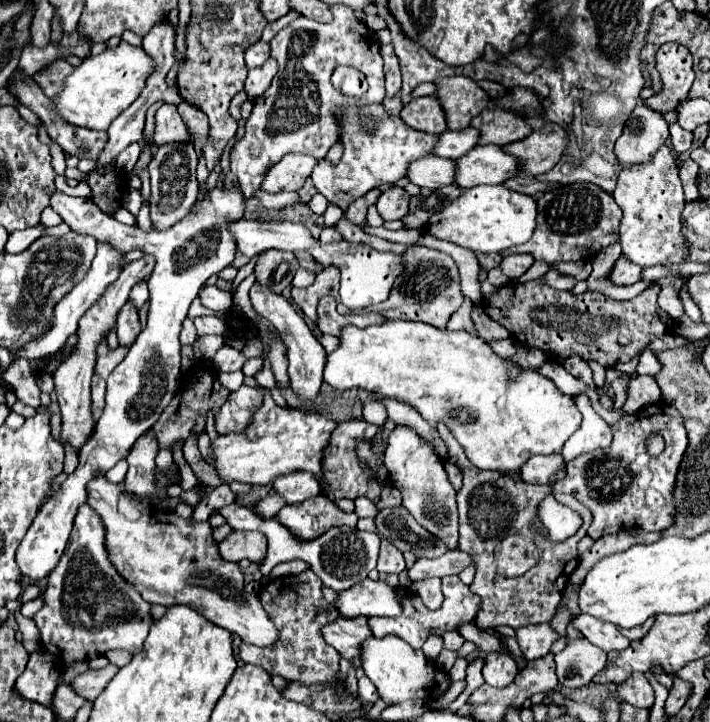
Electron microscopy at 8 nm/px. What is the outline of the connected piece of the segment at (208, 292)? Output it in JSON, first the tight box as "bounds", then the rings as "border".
{"bounds":[200,286,232,314],"border":[[[204,286],[204,290],[200,290],[200,302],[214,314],[226,314],[232,306],[232,296],[216,286]]]}

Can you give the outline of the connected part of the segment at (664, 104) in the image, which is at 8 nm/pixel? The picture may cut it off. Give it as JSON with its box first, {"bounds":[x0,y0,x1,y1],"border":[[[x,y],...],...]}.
{"bounds":[642,44,694,112],"border":[[[664,44],[656,52],[656,69],[662,76],[664,88],[660,94],[642,102],[650,108],[658,108],[660,112],[670,112],[678,106],[678,102],[686,100],[694,82],[692,55],[682,44]]]}

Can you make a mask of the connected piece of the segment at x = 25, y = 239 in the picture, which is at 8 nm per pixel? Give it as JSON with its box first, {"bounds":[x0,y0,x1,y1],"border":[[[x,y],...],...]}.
{"bounds":[4,224,46,254],"border":[[[44,224],[32,226],[32,232],[28,232],[28,230],[16,230],[16,232],[12,232],[12,236],[6,242],[6,250],[4,252],[6,254],[20,254],[22,250],[26,250],[42,234],[42,230],[46,230]]]}

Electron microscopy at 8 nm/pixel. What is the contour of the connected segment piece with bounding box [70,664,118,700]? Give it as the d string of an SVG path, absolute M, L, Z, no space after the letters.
M108 664L102 670L86 670L86 672L78 674L70 682L70 686L72 686L72 690L76 690L76 694L84 696L86 700L94 700L108 686L108 682L114 678L116 672L118 672L118 668L112 664Z

